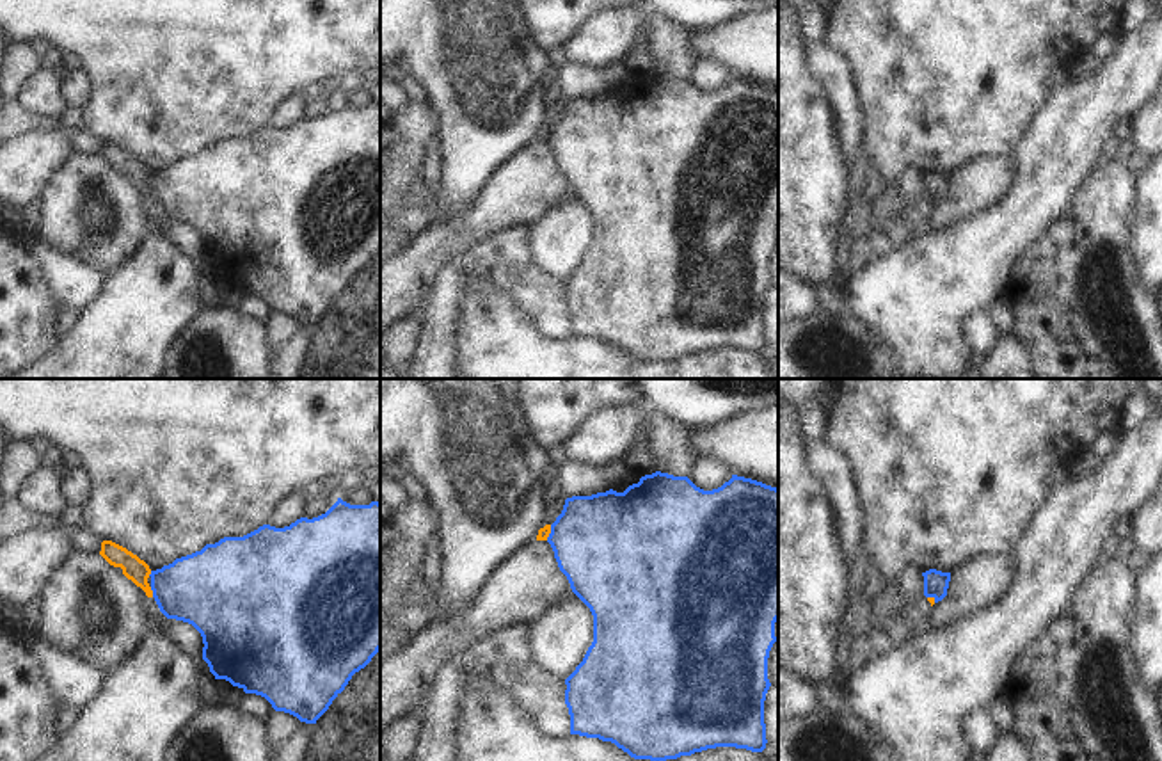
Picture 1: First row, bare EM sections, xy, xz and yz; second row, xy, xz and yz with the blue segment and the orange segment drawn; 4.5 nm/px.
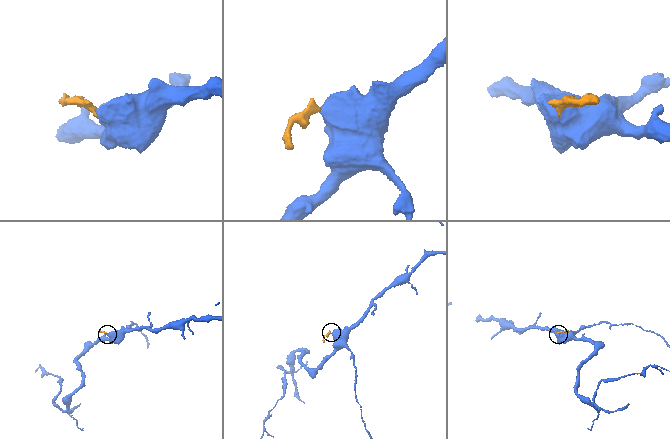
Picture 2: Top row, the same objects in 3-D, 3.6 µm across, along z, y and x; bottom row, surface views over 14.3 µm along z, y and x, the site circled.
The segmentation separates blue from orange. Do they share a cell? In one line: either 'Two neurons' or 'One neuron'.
Two neurons

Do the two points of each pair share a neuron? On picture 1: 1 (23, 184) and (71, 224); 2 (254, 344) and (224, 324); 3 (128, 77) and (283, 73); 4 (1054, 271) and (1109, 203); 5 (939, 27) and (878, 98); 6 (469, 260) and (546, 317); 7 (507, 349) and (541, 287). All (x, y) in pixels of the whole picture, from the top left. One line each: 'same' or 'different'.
1: different
2: same
3: same
4: same
5: same
6: same
7: different

